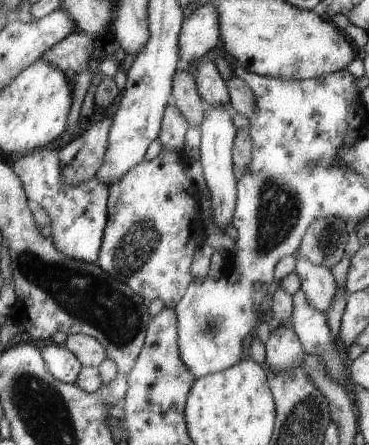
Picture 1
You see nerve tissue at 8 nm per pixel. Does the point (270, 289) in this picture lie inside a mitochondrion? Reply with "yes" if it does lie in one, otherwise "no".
no

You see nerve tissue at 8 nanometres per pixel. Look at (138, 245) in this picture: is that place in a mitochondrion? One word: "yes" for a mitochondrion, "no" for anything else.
yes

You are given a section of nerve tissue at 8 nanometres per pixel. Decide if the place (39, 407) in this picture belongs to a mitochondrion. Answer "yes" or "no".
yes

